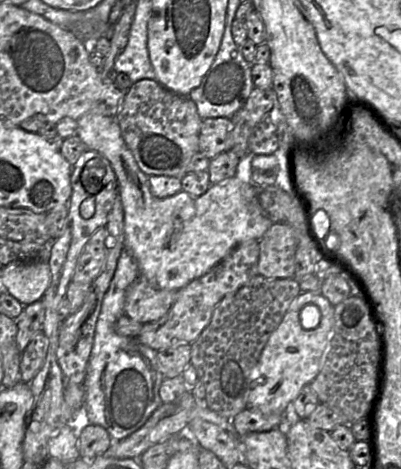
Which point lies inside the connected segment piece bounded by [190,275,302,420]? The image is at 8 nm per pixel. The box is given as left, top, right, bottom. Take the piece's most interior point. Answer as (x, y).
(225, 355)

